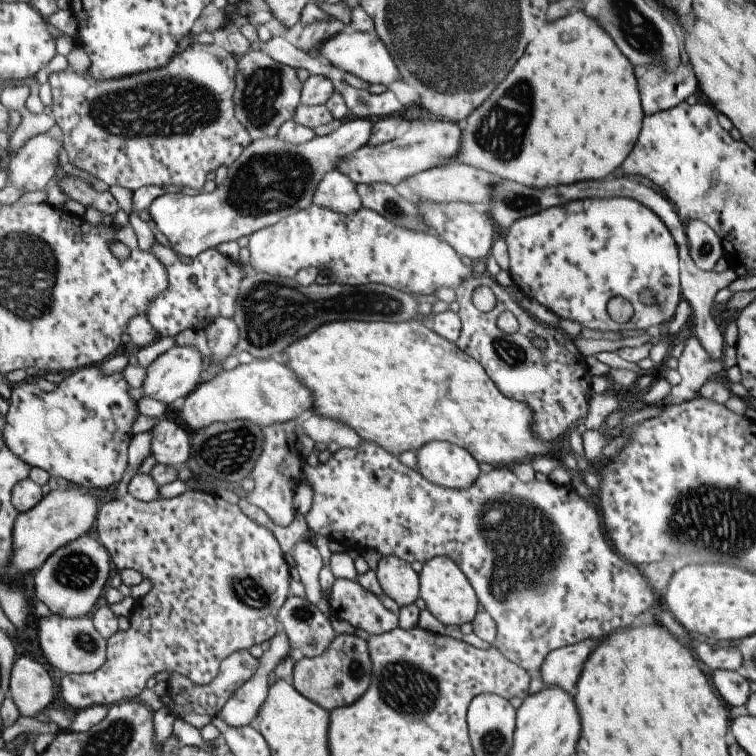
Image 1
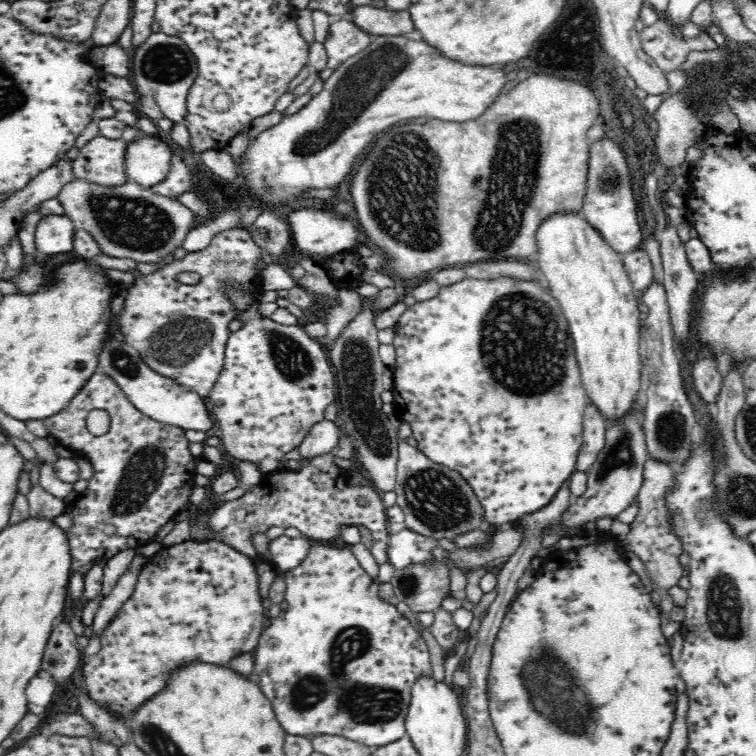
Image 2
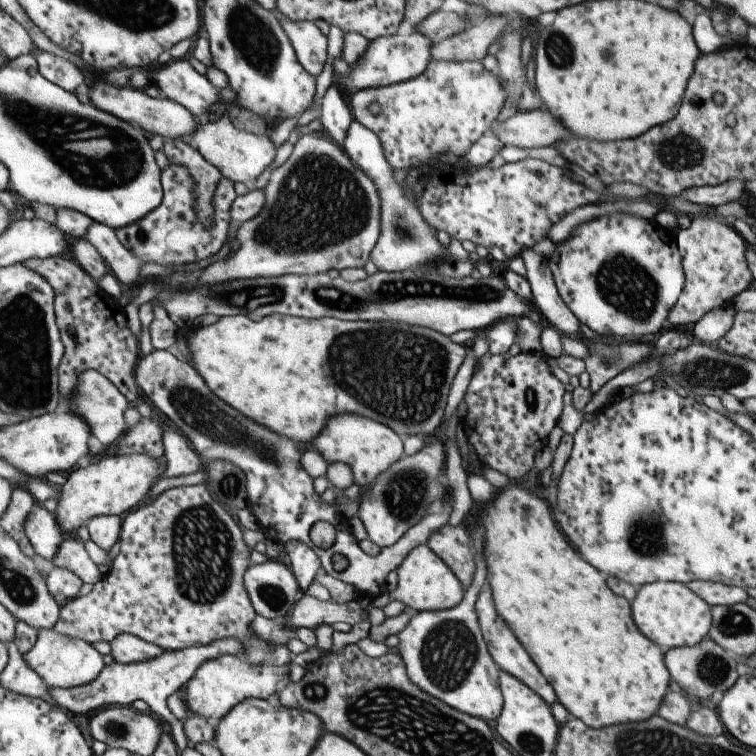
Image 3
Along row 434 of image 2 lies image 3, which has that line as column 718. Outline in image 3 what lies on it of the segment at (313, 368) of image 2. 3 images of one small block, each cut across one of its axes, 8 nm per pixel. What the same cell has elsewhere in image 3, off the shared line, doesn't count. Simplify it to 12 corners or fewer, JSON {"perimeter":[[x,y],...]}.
{"perimeter":[[723,219],[679,229],[684,285],[668,326],[688,330],[752,279],[747,242]]}

